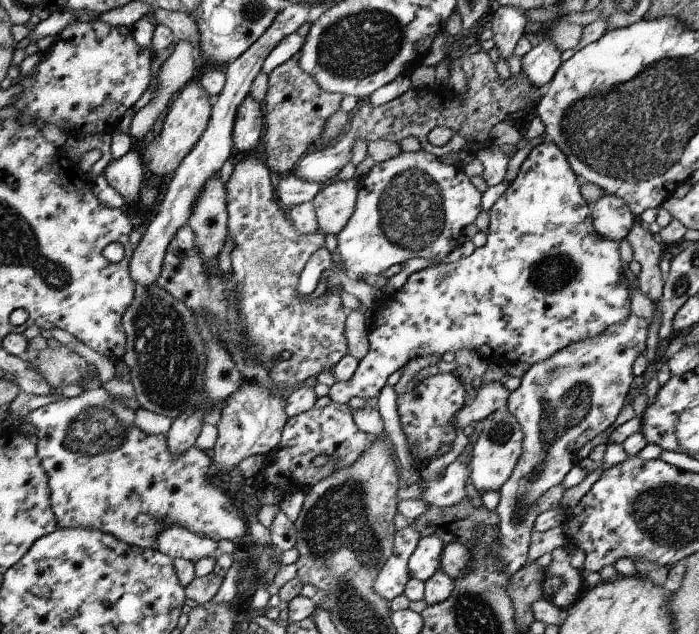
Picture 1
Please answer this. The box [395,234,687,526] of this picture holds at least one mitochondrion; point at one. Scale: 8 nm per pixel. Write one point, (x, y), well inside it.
(554, 273)

